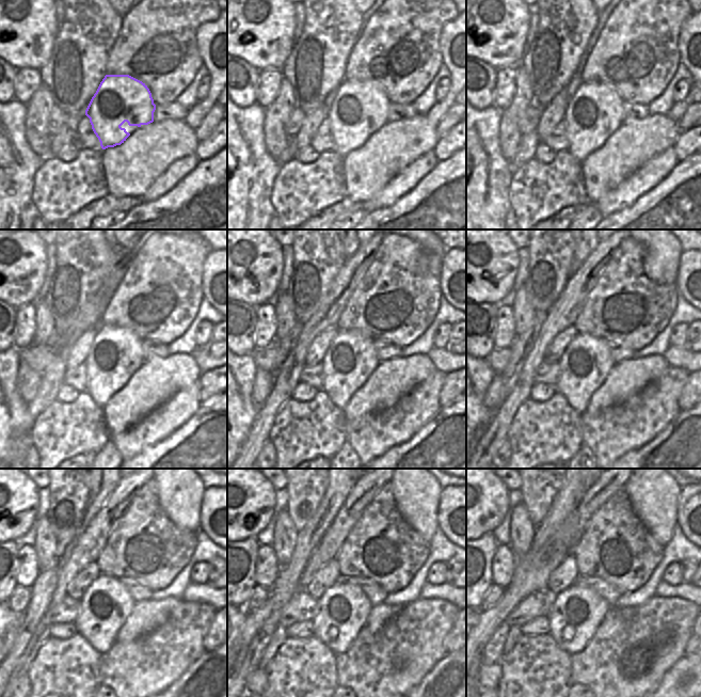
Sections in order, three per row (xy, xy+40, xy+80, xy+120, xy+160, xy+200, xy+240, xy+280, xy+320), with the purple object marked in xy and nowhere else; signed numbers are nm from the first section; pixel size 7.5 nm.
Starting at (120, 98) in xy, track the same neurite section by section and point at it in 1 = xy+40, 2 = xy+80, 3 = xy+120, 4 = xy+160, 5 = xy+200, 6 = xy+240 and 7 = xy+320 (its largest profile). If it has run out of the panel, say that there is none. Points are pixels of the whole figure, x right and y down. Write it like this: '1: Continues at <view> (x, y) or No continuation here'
1: Continues at xy+40 (355, 101)
2: Continues at xy+80 (592, 104)
3: Continues at xy+120 (113, 347)
4: Continues at xy+160 (344, 364)
5: Continues at xy+200 (585, 363)
6: Continues at xy+240 (106, 604)
7: Continues at xy+320 (577, 612)

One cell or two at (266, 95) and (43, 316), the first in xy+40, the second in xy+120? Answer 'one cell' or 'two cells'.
two cells

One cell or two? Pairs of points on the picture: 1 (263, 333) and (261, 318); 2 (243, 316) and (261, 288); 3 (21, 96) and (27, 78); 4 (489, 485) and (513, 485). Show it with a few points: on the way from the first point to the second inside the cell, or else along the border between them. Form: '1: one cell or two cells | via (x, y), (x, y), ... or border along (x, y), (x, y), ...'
1: one cell | via (263, 330), (263, 321)
2: two cells | border along (238, 300), (255, 307)
3: one cell | via (24, 92), (27, 82)
4: two cells | border along (498, 479), (509, 491)

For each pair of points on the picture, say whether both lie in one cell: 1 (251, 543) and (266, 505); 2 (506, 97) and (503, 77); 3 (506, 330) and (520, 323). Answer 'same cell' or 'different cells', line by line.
1: different cells
2: same cell
3: different cells

